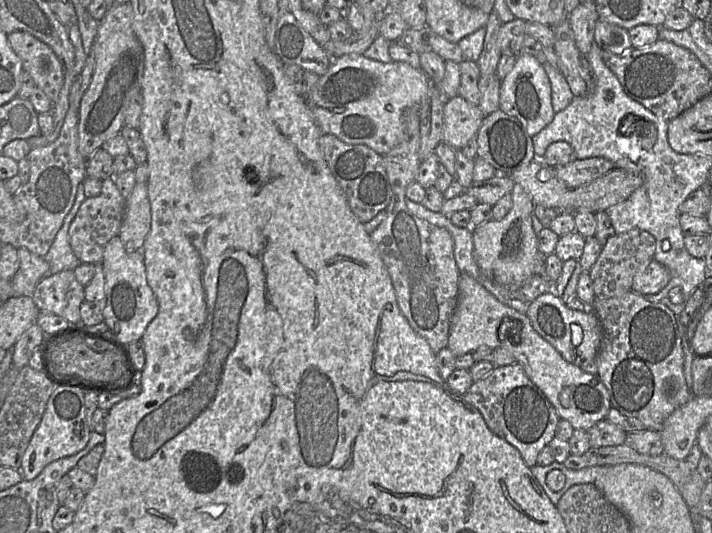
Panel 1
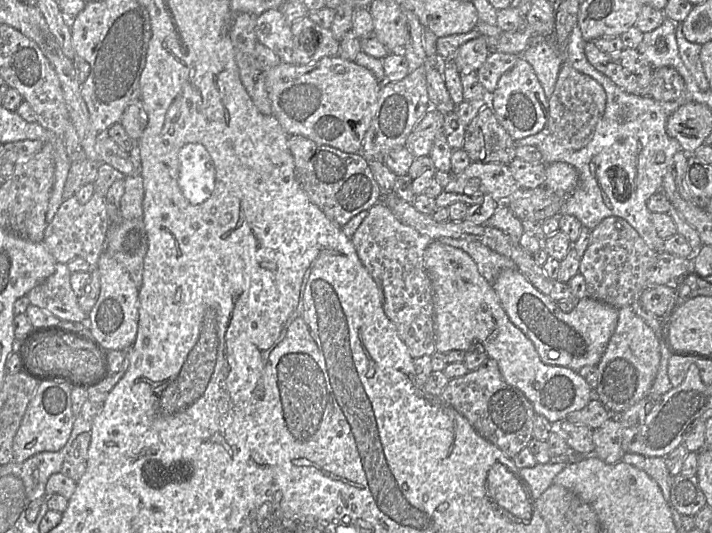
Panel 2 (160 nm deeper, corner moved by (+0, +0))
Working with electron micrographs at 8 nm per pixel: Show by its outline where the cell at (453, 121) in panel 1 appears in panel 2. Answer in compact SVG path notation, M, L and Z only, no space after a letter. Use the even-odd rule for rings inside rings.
M430 108L408 136L405 148L415 157L429 156L434 138L443 132L445 114Z

